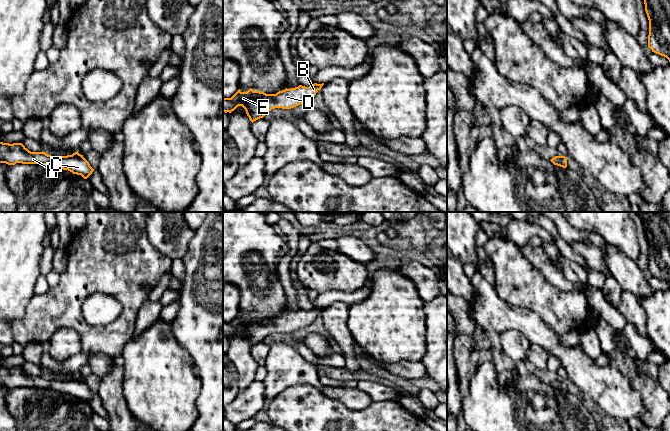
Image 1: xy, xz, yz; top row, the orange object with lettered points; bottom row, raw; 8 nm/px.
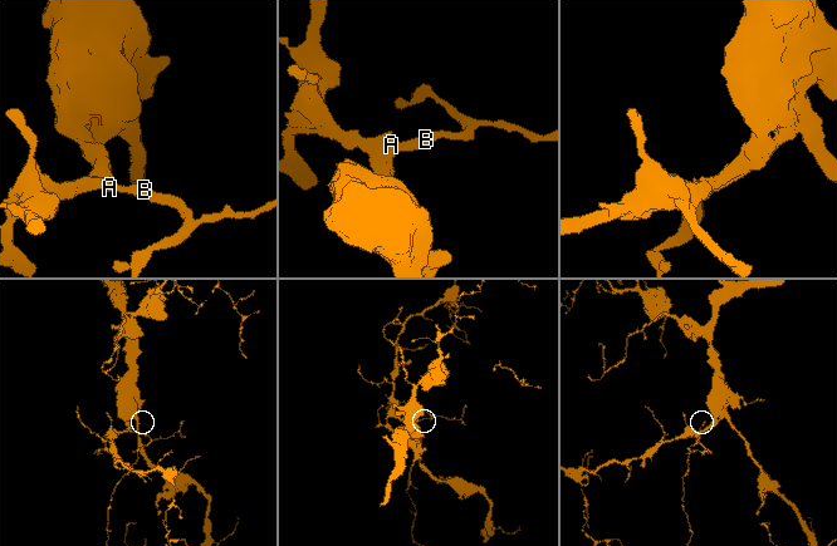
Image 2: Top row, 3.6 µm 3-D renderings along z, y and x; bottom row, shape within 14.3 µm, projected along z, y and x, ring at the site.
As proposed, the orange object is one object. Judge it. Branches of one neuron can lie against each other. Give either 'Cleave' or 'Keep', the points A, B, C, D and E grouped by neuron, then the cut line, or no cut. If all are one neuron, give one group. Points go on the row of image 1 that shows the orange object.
Keep. Groups: A B C D E. No split

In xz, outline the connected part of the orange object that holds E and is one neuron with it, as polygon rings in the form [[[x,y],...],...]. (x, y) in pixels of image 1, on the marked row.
[[[314,83],[309,87],[299,85],[276,94],[266,94],[251,88],[247,92],[241,92],[239,89],[231,98],[223,98],[223,111],[231,113],[238,106],[242,106],[253,123],[274,108],[291,109],[308,103],[323,85],[324,83]]]

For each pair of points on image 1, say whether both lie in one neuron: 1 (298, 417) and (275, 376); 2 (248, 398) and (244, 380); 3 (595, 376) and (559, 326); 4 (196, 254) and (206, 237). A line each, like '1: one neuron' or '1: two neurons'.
1: two neurons
2: two neurons
3: two neurons
4: one neuron

